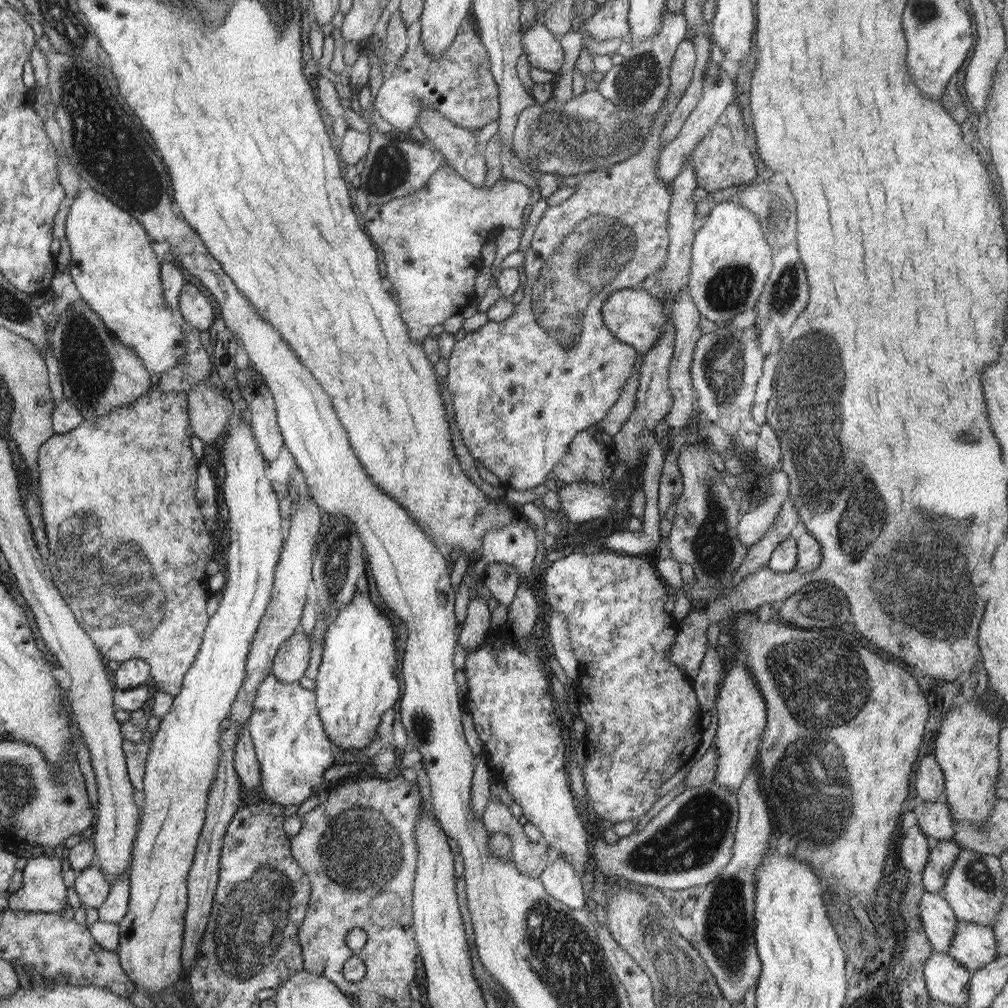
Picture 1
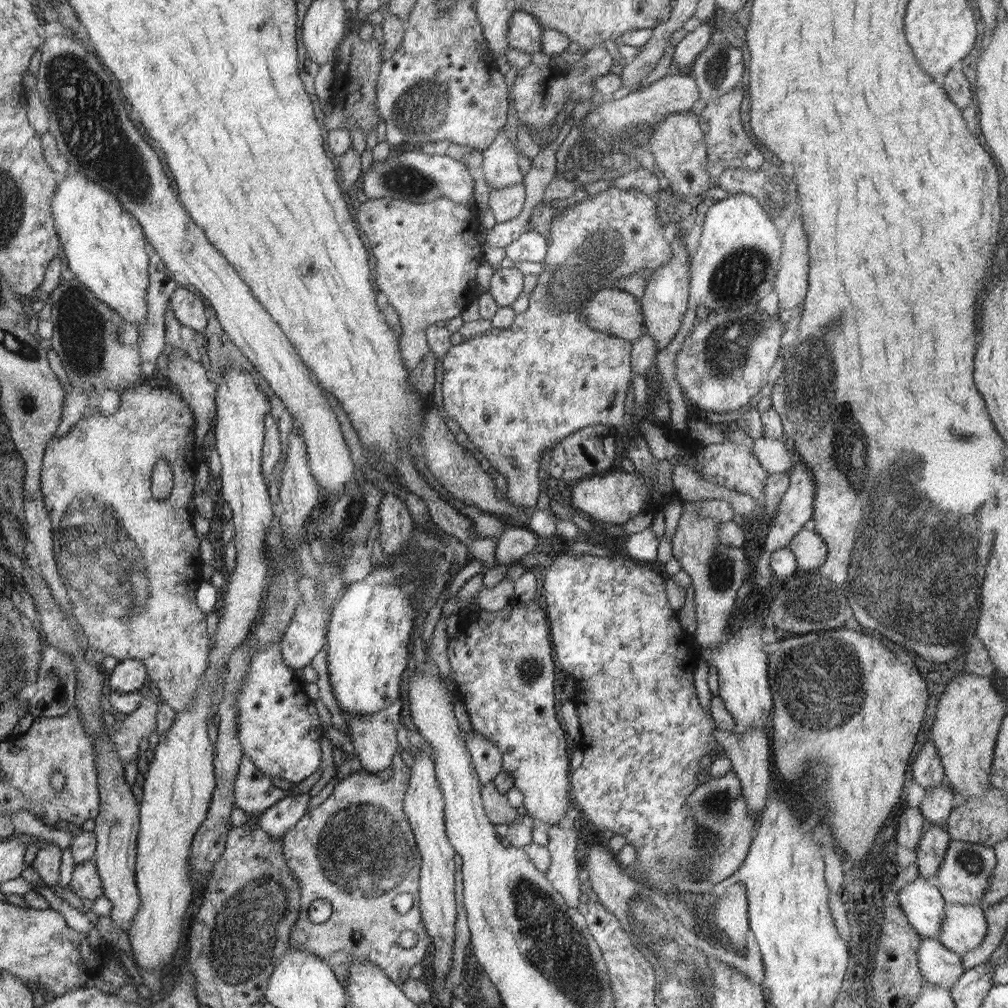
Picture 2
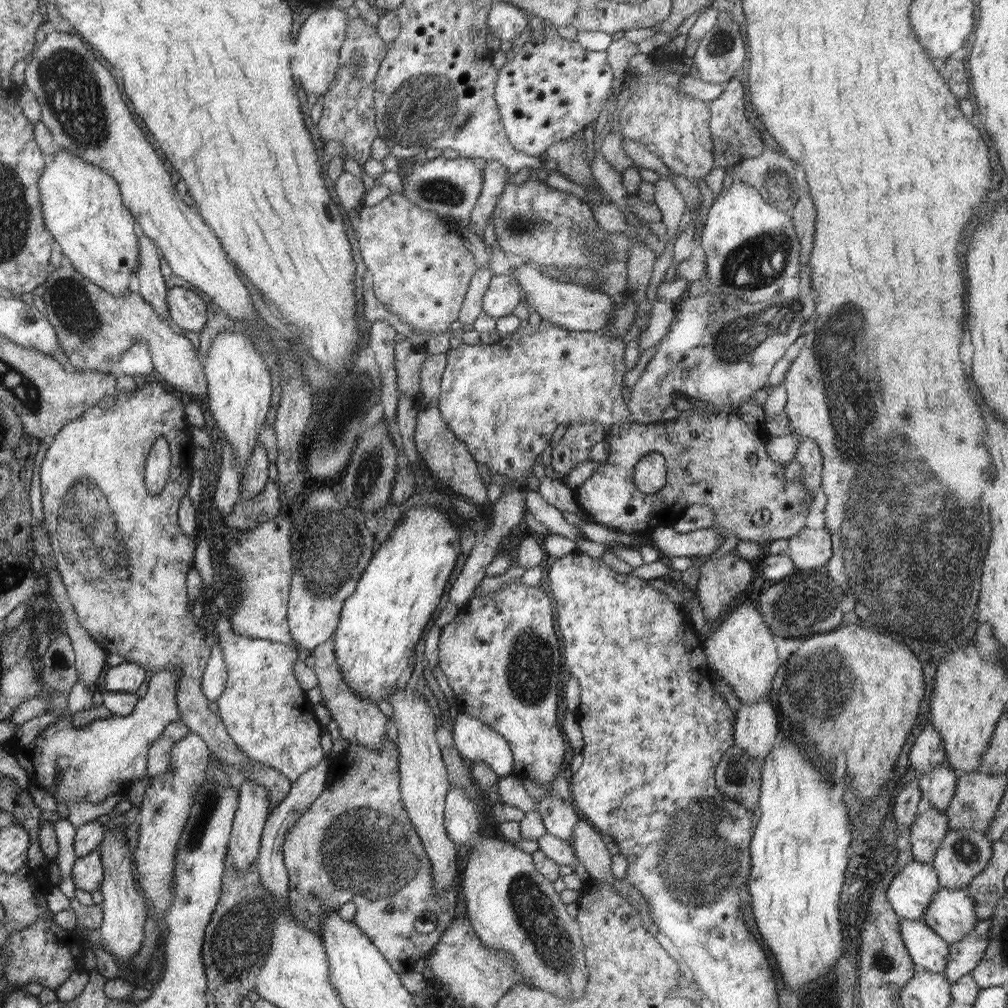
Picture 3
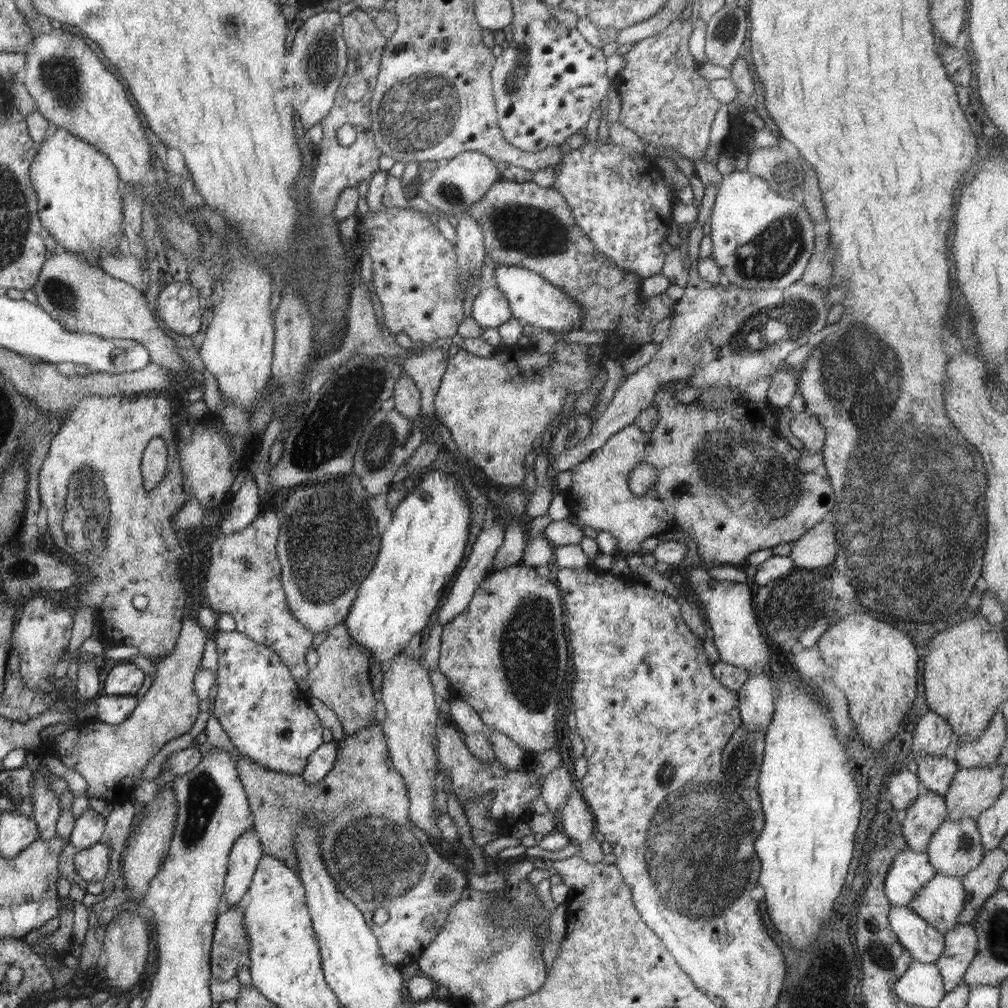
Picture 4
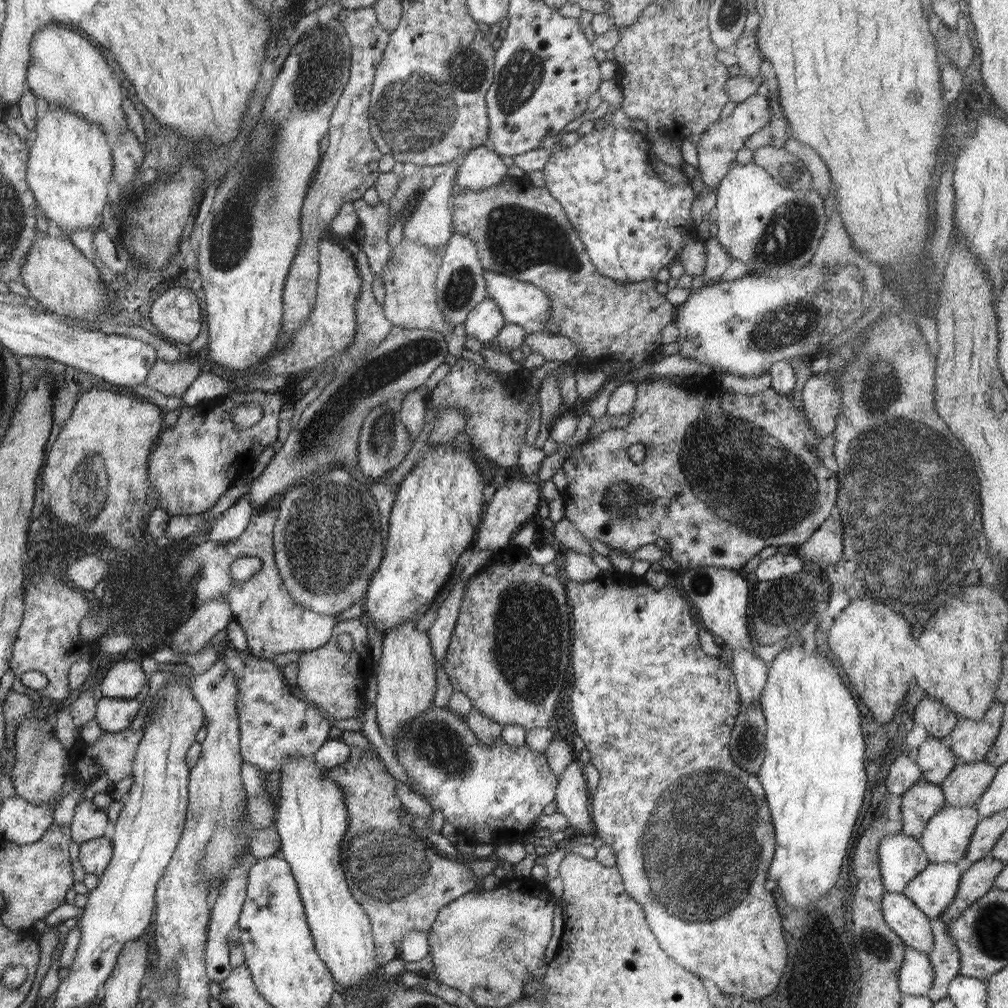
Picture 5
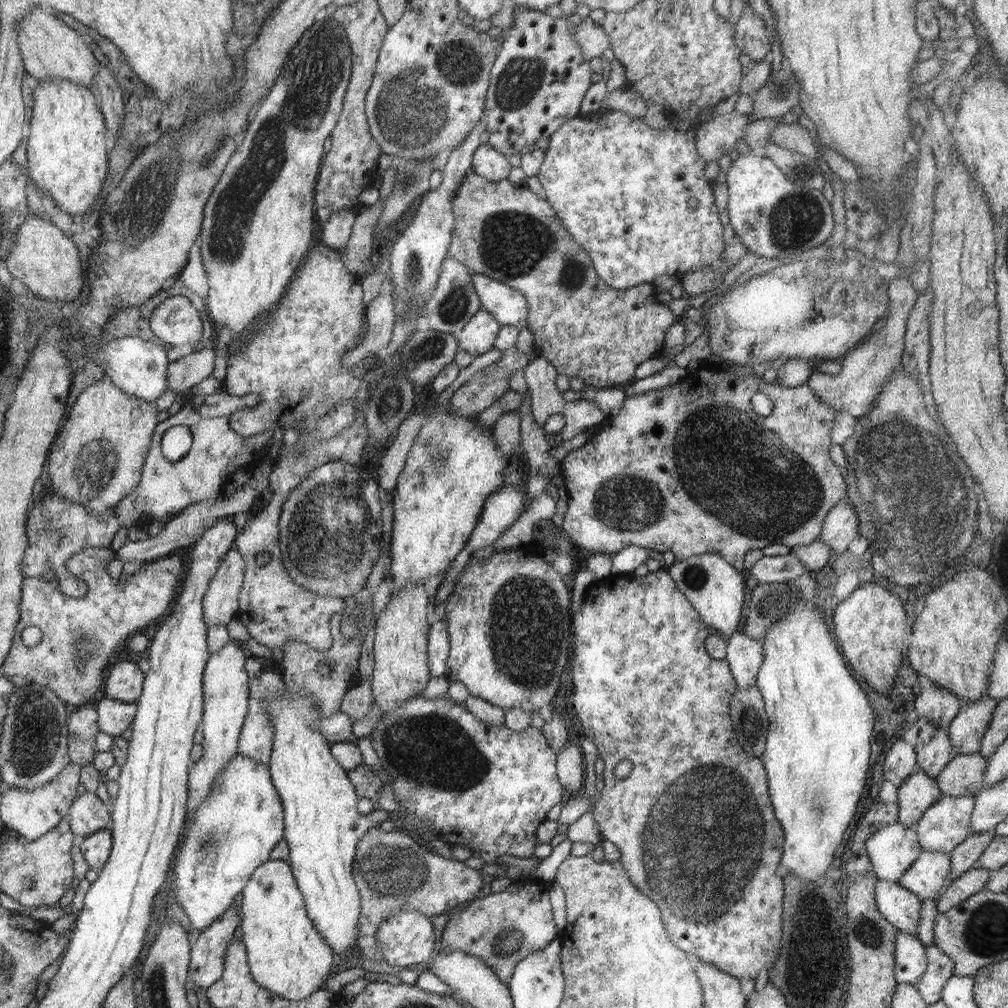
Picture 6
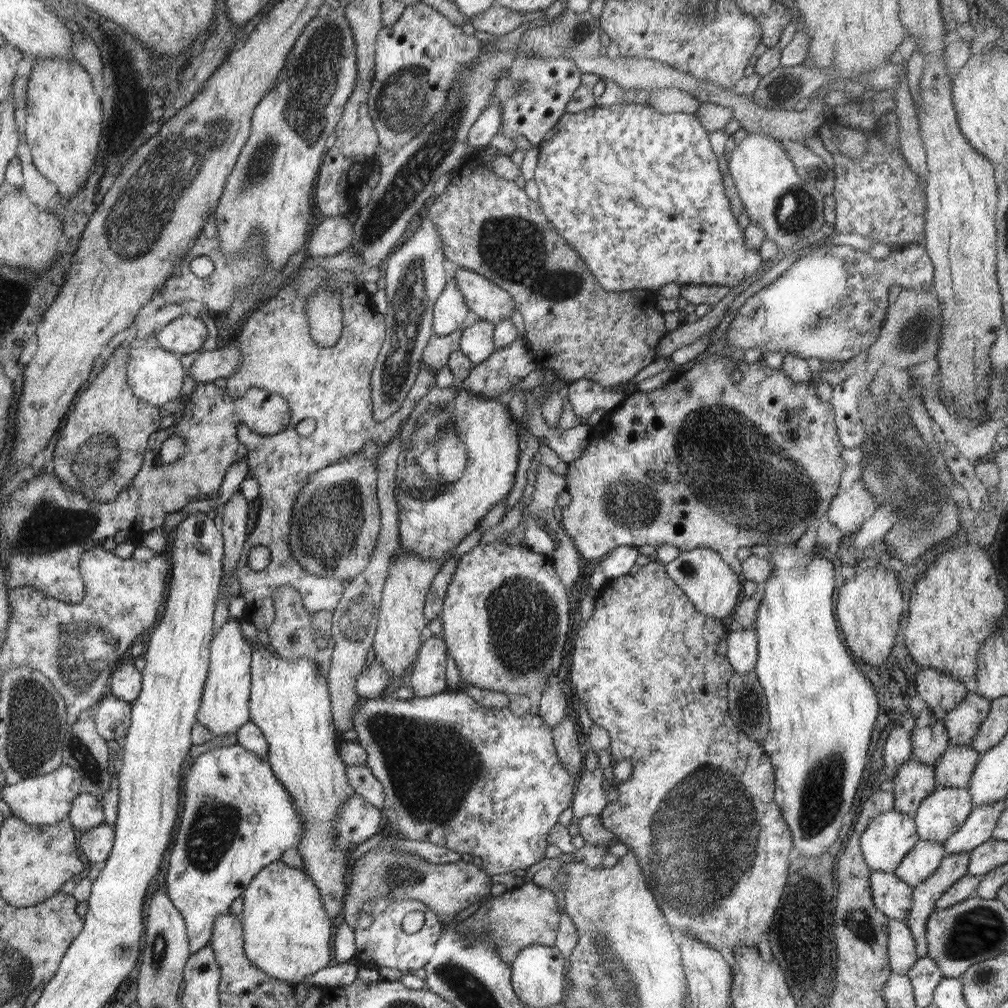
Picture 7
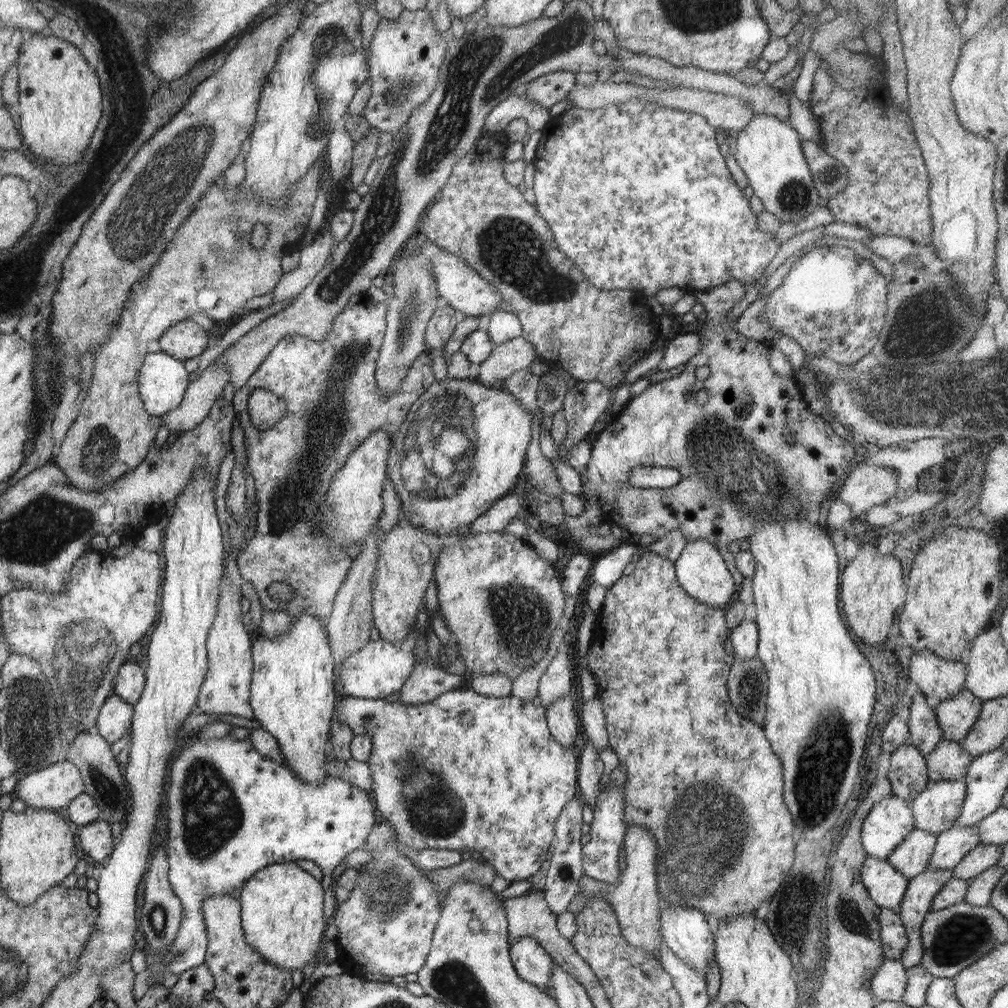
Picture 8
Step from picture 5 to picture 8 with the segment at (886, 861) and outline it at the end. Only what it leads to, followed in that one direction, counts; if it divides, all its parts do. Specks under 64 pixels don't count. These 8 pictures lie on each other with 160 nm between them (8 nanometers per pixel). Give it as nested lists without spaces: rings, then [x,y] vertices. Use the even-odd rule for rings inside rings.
[[[891,795],[874,805],[862,823],[862,847],[868,857],[887,860],[914,829],[911,801]]]

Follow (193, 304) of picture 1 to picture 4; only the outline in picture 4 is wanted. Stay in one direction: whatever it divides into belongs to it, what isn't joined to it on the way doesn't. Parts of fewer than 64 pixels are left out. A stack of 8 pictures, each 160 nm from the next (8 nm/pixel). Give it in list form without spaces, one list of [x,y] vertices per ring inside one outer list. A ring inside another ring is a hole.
[[[172,282],[167,284],[157,298],[158,316],[168,324],[168,328],[175,334],[191,336],[200,330],[200,316],[202,316],[202,306],[198,302],[198,290],[192,288],[186,282]]]

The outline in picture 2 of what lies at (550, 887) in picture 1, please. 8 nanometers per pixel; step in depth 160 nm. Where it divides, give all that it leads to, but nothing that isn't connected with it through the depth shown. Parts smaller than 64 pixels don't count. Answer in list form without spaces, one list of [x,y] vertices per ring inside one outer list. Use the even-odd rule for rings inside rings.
[[[562,823],[550,824],[547,833],[551,853],[551,863],[546,878],[559,892],[568,906],[576,908],[580,902],[580,880],[578,879],[579,864],[576,859],[578,831],[574,827],[564,827]]]

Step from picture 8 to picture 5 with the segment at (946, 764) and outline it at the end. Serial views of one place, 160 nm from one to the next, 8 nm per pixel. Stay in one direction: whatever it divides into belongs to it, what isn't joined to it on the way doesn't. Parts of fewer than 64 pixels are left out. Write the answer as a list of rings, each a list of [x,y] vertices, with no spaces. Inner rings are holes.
[[[985,760],[958,761],[950,775],[940,785],[945,805],[954,808],[976,807],[996,773],[997,766]]]

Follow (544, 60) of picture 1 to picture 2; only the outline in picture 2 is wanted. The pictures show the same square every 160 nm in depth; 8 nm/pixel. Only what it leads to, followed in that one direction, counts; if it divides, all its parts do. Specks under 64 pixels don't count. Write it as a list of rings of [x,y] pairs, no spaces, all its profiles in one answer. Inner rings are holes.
[[[524,10],[516,11],[509,24],[508,40],[510,47],[532,54],[542,51],[544,26],[533,15]]]

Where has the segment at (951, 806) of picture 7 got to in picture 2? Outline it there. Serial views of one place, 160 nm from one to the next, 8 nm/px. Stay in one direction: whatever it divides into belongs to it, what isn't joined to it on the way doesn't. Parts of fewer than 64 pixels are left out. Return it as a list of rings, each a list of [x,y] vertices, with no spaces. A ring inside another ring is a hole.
[[[952,839],[941,867],[934,876],[934,882],[938,885],[943,899],[948,904],[981,905],[981,900],[983,900],[983,896],[985,896],[989,887],[989,880],[993,875],[992,871],[994,871],[996,863],[998,863],[998,860],[993,848],[983,844]]]

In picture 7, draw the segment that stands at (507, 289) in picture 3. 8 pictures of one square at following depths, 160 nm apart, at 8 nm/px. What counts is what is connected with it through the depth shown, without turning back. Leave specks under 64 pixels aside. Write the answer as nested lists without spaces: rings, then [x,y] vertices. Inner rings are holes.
[[[474,319],[470,322],[459,342],[460,350],[475,363],[481,364],[495,351],[493,342],[494,324],[486,320]]]

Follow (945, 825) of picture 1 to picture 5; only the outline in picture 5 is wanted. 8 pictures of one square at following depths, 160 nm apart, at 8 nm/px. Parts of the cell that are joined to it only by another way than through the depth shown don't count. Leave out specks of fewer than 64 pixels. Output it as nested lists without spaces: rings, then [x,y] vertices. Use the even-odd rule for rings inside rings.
[[[928,735],[917,748],[915,763],[921,768],[922,778],[934,785],[942,785],[957,765],[958,758],[940,738]]]

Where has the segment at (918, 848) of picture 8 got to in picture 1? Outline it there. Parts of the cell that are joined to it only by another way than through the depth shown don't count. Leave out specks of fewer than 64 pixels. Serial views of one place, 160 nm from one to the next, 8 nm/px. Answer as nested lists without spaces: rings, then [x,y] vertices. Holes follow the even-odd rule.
[[[958,920],[954,941],[947,953],[971,973],[980,970],[997,959],[993,927]]]

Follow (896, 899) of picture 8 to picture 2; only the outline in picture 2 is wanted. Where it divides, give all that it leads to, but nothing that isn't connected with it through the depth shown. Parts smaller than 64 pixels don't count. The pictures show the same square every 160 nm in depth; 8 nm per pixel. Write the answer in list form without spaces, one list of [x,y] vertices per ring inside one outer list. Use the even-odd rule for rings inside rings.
[[[919,936],[919,969],[924,980],[950,991],[965,971],[962,958],[939,940]]]

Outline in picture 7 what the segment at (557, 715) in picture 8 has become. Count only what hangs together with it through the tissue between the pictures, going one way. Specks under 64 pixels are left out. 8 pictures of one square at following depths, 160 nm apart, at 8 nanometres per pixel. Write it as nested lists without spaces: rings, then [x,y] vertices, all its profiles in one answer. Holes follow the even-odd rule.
[[[567,713],[565,719],[558,726],[553,726],[551,731],[553,743],[562,766],[574,777],[579,778],[584,770],[584,757],[578,745],[576,724],[570,720]]]

